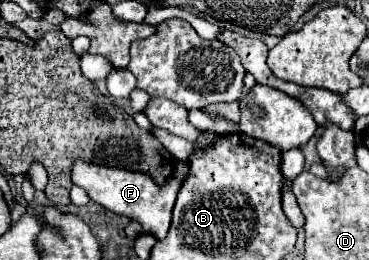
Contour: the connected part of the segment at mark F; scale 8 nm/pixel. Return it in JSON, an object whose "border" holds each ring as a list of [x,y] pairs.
{"border":[[[82,159],[74,161],[74,165],[72,165],[72,183],[82,187],[92,201],[96,201],[98,205],[102,205],[108,211],[114,211],[114,213],[120,213],[120,215],[126,215],[126,217],[138,221],[144,227],[144,233],[150,233],[156,239],[162,239],[168,233],[170,219],[172,219],[172,207],[174,207],[176,195],[182,187],[182,181],[190,175],[190,165],[178,163],[174,175],[180,181],[174,181],[174,177],[170,177],[170,181],[166,181],[166,189],[158,189],[158,185],[154,185],[152,177],[146,177],[144,173],[110,169],[106,165],[88,163]]]}

